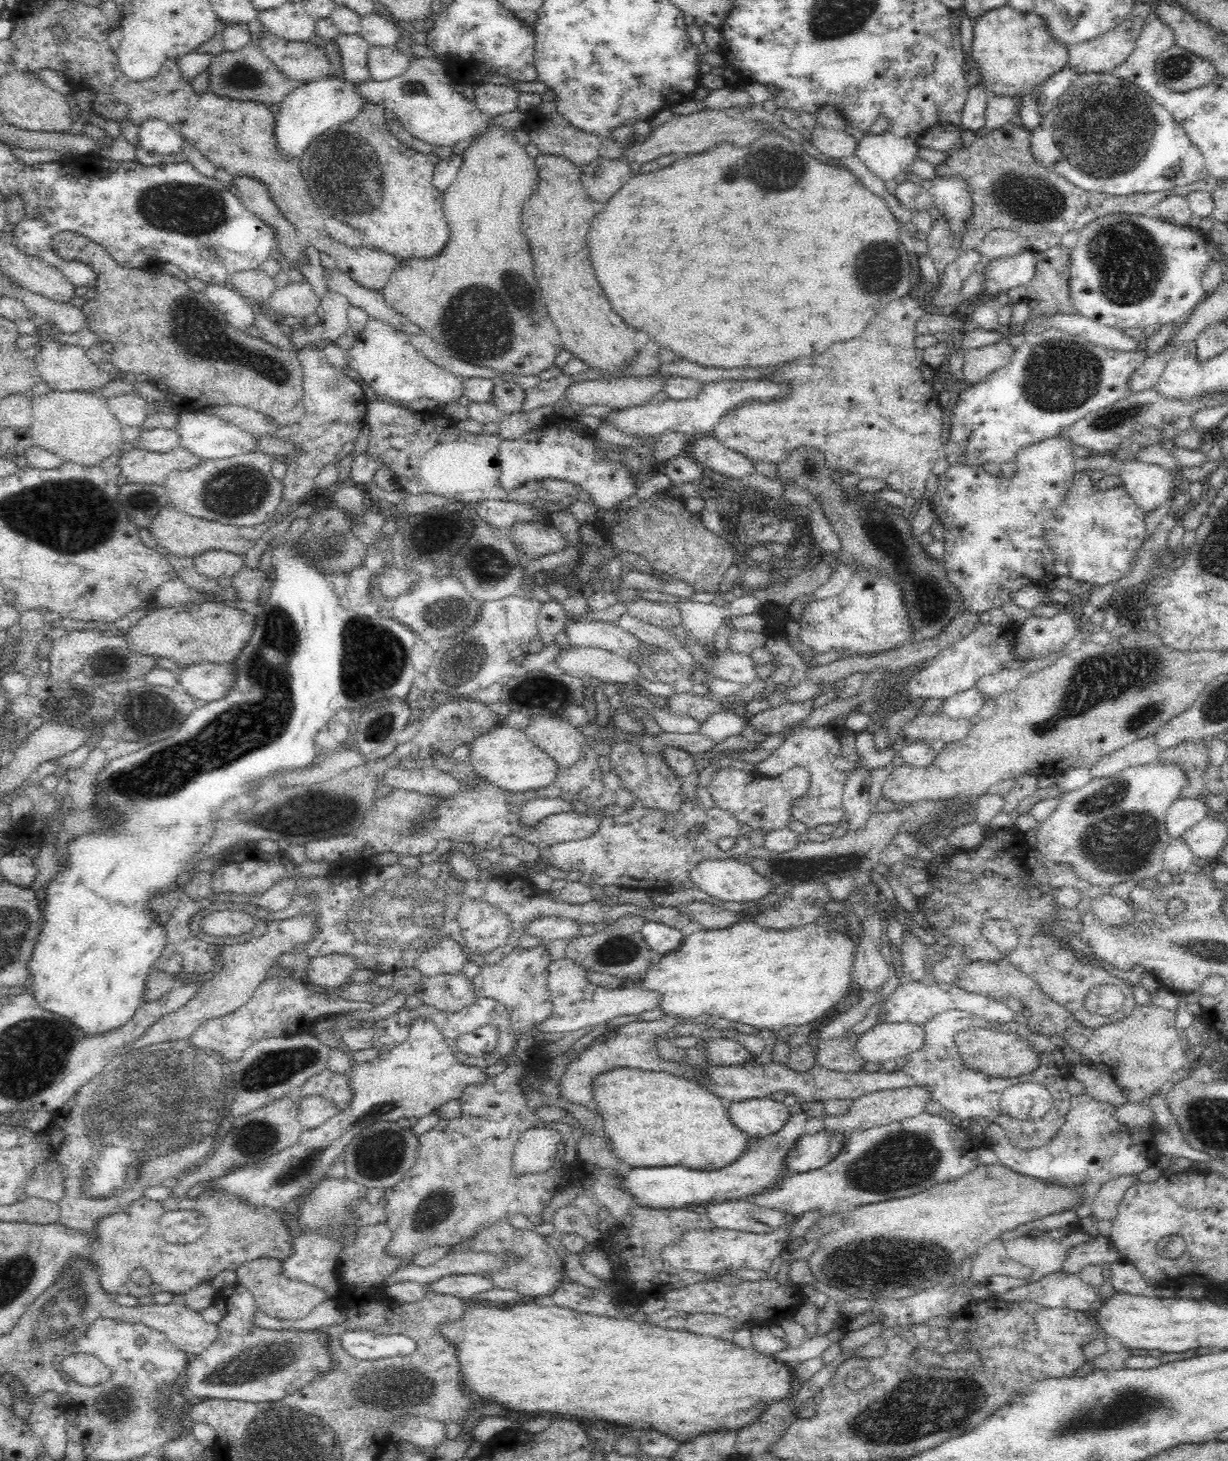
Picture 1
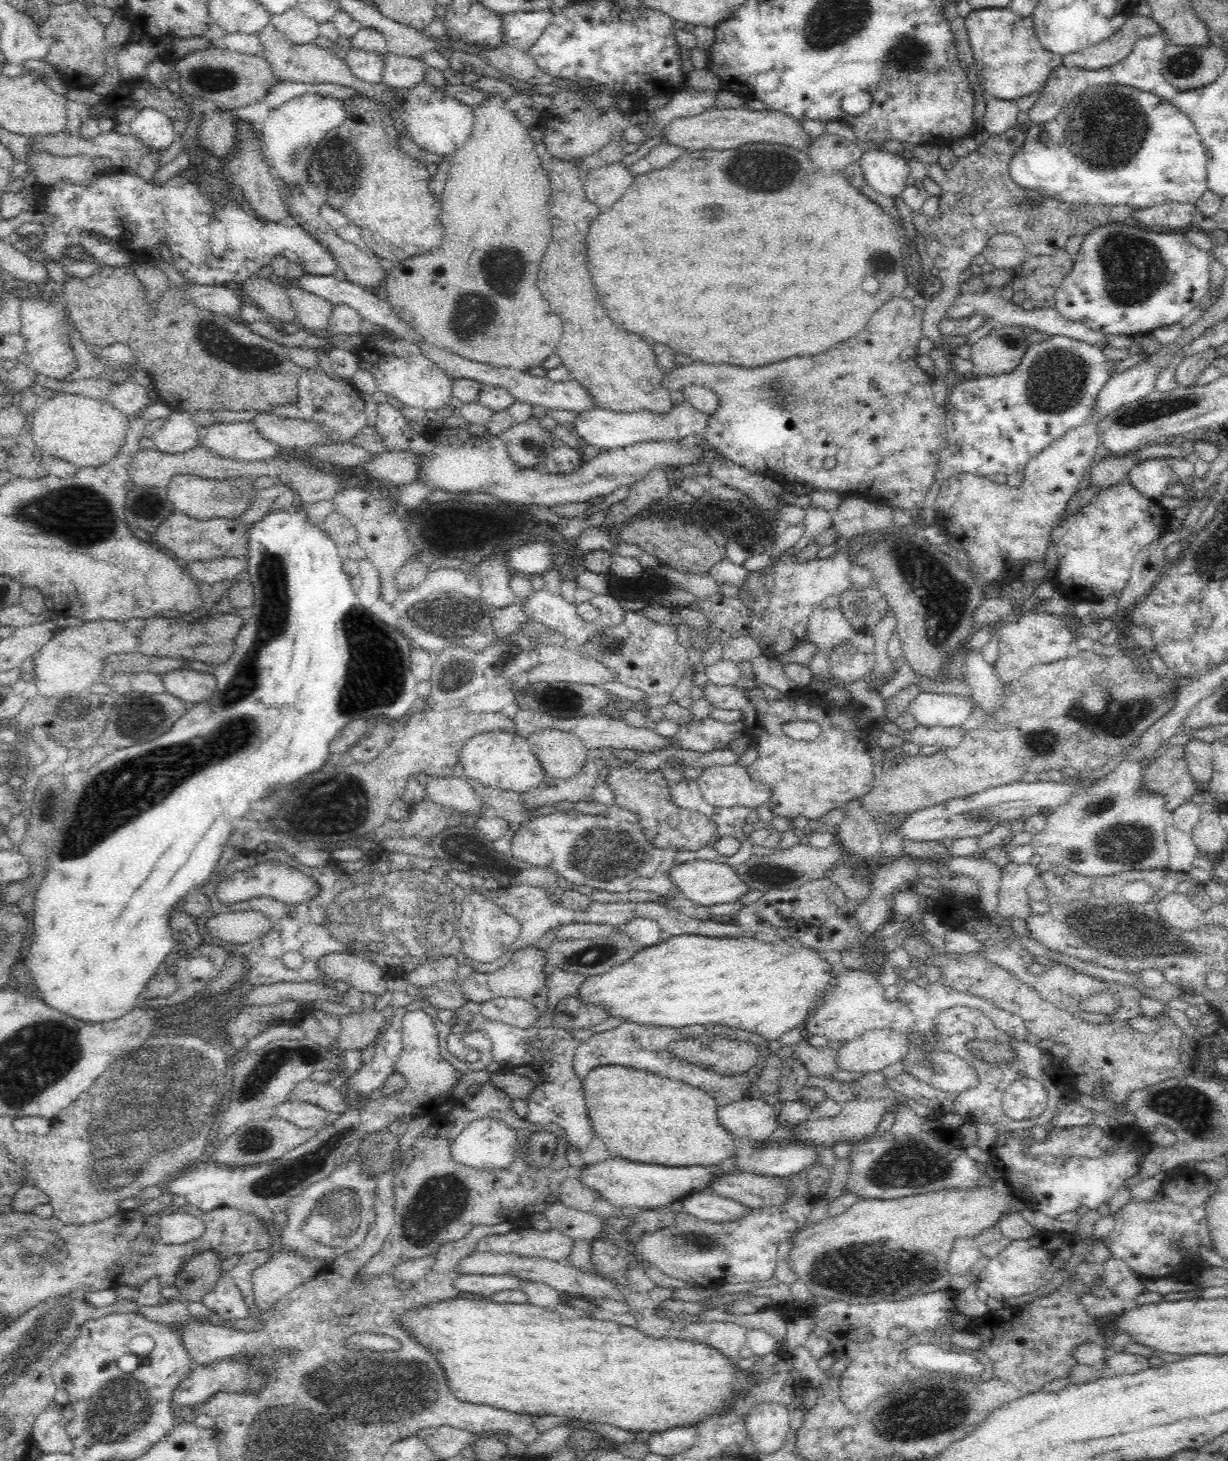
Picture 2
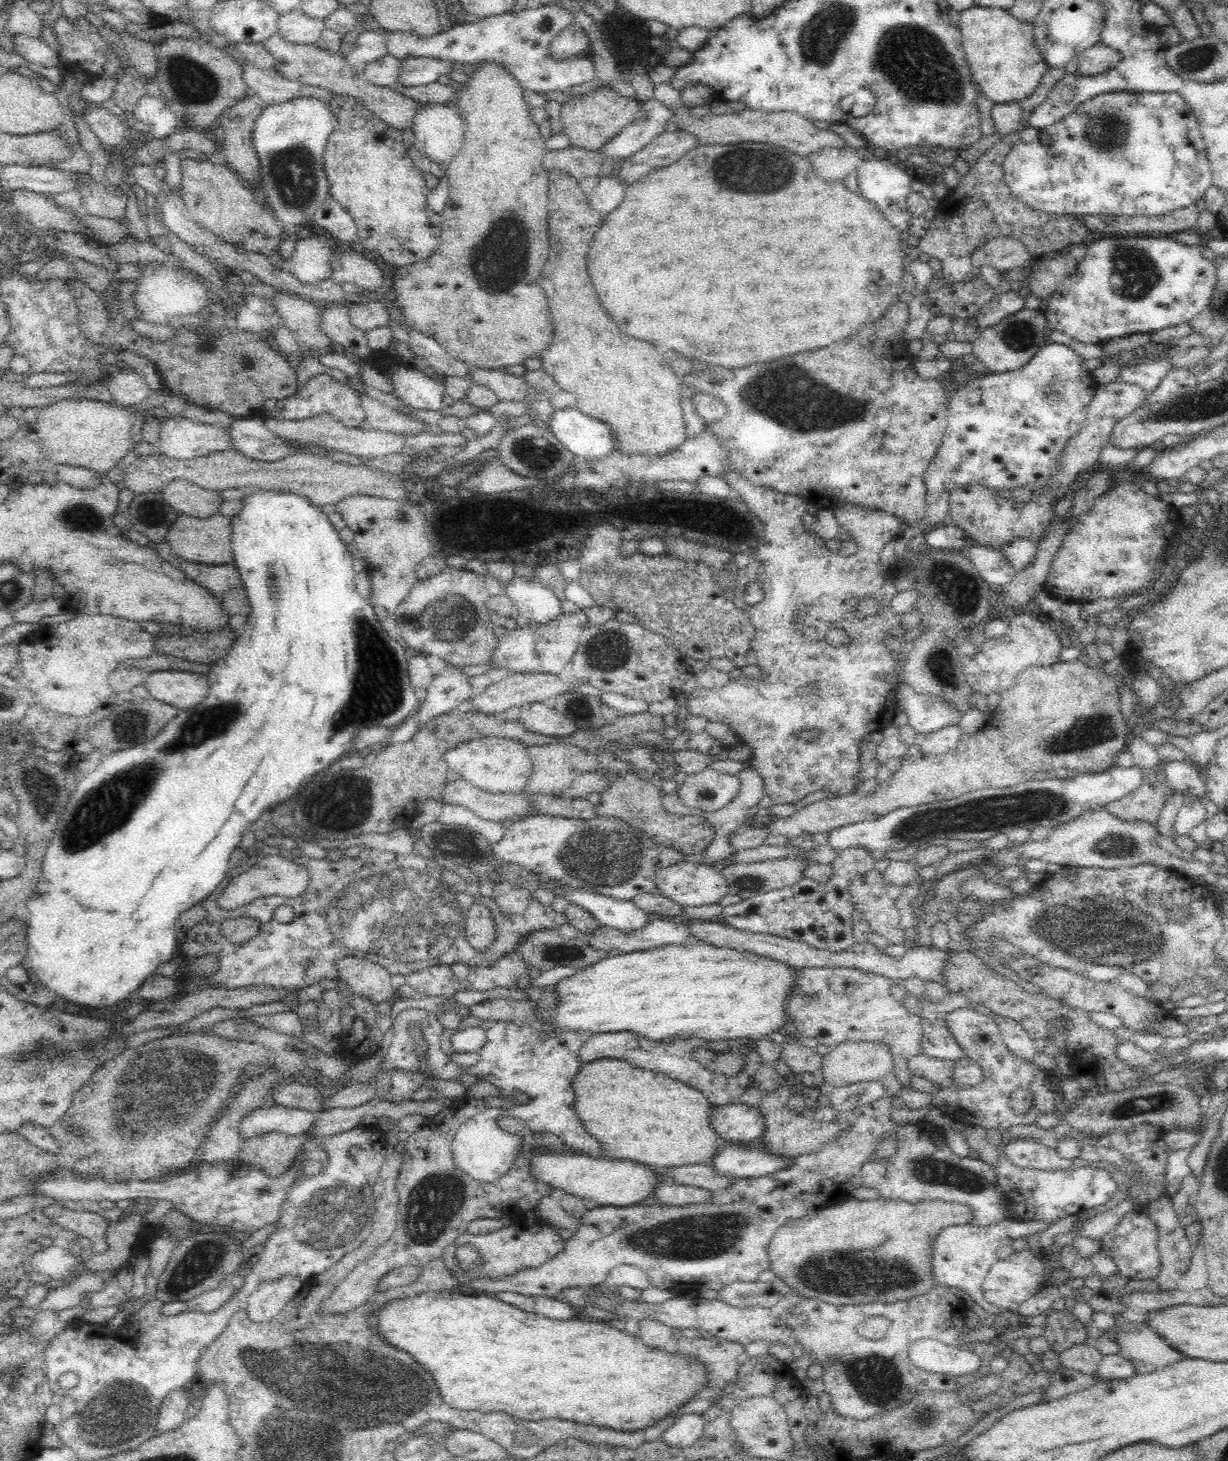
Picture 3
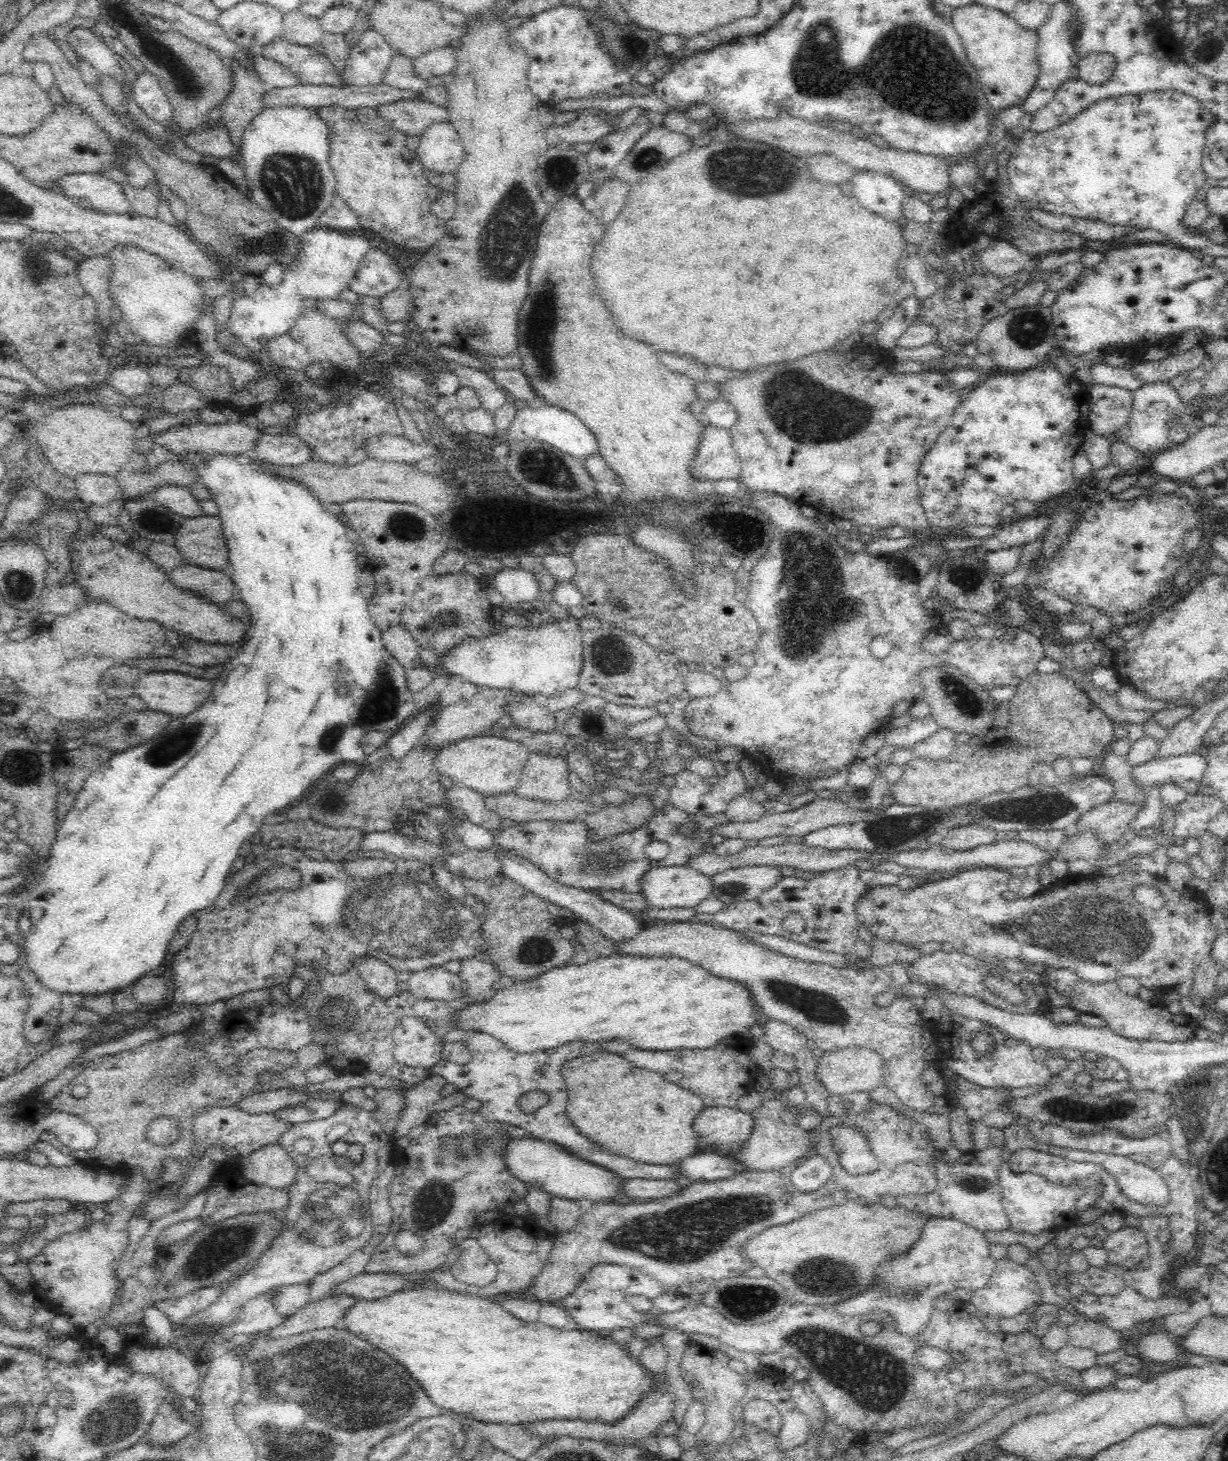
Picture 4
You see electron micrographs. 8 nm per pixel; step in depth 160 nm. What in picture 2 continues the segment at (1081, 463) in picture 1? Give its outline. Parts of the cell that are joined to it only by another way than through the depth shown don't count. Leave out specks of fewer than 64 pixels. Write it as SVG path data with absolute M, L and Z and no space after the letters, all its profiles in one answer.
M1168 457L1152 458L1140 460L1138 464L1135 464L1130 469L1127 481L1142 493L1142 496L1161 501L1173 476L1171 459Z

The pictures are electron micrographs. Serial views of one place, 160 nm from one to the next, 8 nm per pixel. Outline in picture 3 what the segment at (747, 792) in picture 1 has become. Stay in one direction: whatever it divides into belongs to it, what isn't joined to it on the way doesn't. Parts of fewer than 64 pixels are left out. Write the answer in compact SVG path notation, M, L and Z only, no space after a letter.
M708 766L700 772L679 777L678 800L701 812L716 812L734 800L741 788L737 774L722 773Z

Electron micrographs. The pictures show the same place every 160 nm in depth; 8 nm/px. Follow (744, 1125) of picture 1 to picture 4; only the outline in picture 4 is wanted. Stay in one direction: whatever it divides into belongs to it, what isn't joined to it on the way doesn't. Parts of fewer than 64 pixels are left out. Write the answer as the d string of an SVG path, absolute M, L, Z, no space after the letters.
M705 1107L691 1122L698 1142L705 1138L714 1152L732 1156L750 1136L754 1117L739 1108Z

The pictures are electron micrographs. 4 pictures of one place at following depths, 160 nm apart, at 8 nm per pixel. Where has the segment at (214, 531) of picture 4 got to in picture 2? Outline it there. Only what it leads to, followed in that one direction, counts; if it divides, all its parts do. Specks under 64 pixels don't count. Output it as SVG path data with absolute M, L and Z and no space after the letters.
M174 510L157 528L154 534L163 551L167 551L176 559L183 561L207 561L215 558L245 558L248 552L248 537L246 530L250 523L244 523L234 518L213 518L196 520L178 510Z

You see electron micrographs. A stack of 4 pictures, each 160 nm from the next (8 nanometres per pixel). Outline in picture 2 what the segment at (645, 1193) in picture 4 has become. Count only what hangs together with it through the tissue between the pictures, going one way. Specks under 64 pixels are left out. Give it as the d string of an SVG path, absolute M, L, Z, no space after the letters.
M710 1190L690 1192L678 1201L681 1201L682 1211L704 1221L736 1220L738 1216L744 1216L746 1212L746 1205L724 1198Z

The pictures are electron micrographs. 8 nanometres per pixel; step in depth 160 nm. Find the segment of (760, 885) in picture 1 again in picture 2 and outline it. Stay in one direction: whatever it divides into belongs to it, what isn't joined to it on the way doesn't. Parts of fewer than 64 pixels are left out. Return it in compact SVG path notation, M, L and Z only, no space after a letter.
M691 861L675 865L668 870L669 880L679 889L680 897L697 905L712 906L738 901L749 892L749 887L739 880L734 867L708 861Z

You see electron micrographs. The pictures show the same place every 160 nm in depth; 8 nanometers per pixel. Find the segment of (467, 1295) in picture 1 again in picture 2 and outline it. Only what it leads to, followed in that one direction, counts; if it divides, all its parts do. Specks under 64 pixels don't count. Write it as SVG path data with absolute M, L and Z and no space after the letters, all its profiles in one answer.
M465 1274L460 1275L455 1282L455 1287L459 1293L464 1294L479 1294L489 1297L501 1291L516 1291L526 1281L519 1276L511 1274Z

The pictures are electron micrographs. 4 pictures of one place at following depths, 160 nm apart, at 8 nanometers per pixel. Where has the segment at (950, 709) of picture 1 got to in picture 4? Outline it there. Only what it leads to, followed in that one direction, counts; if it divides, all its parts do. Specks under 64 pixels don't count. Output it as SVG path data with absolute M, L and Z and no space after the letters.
M930 714L924 718L912 719L907 725L898 726L896 730L890 730L884 742L897 749L912 749L917 742L932 736L938 729L938 723Z

